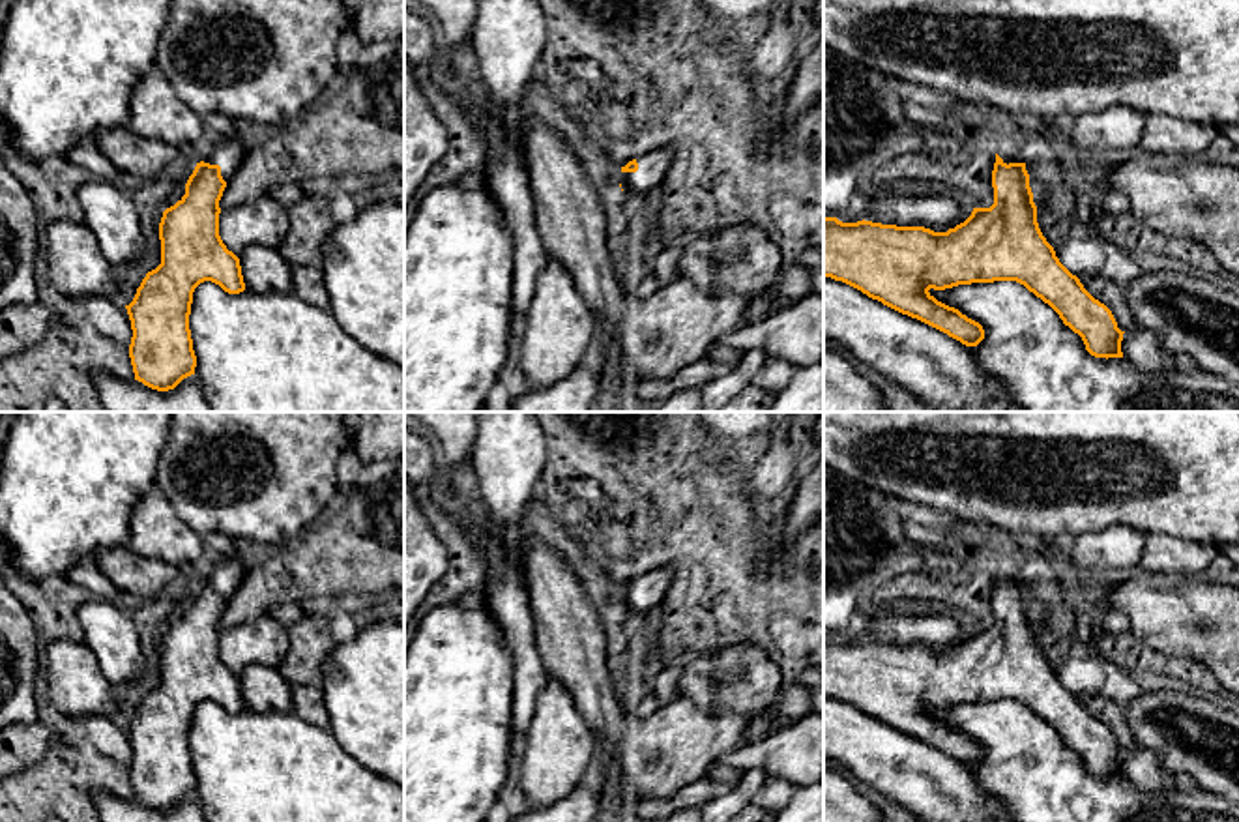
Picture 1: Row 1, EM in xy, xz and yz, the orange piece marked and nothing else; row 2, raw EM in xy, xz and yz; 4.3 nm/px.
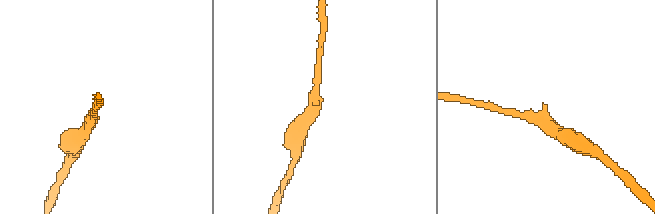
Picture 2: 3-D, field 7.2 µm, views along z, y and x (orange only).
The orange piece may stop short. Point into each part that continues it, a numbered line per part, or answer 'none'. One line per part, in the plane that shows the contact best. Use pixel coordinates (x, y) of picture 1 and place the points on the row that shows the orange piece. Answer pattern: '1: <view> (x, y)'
1: xy (227, 152)

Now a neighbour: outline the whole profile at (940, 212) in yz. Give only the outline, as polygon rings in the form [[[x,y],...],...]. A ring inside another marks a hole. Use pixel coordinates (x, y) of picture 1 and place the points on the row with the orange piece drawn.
[[[951,191],[934,197],[883,195],[872,202],[865,221],[947,232],[964,223],[971,212],[973,206]]]

